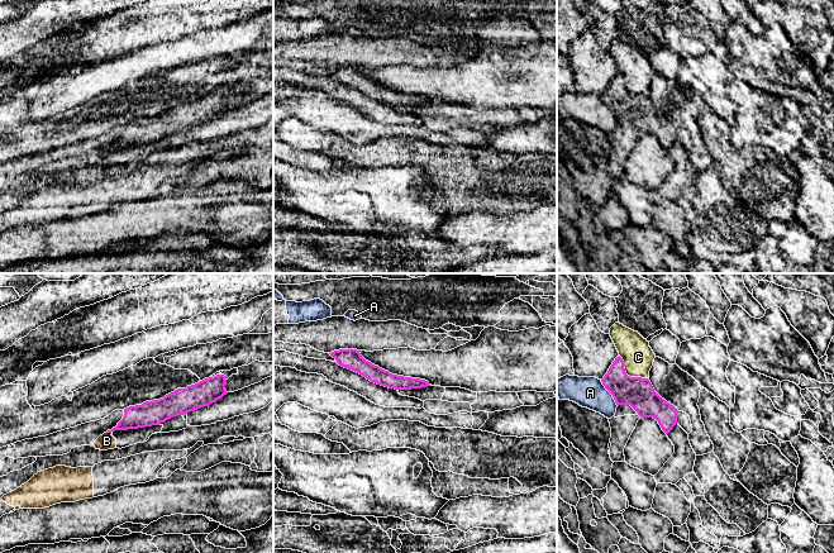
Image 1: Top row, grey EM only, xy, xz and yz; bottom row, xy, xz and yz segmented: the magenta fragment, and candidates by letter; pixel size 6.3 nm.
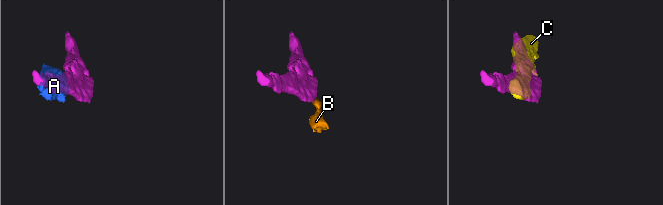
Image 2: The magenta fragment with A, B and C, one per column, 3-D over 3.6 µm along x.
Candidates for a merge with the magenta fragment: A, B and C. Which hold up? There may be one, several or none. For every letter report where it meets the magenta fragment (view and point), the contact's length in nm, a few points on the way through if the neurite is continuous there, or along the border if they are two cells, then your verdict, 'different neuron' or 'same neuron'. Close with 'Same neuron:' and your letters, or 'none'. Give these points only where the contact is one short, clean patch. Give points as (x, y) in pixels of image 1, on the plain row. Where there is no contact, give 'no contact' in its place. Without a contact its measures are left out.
A: meets magenta in yz at (609, 108); contact 200 nm long; different neuron
B: meets magenta in xy at (109, 148); contact 40 nm long; border along xy (112, 147), (106, 149); different neuron
C: meets magenta in yz at (627, 91); contact 240 nm long; different neuron
Same neuron: none

